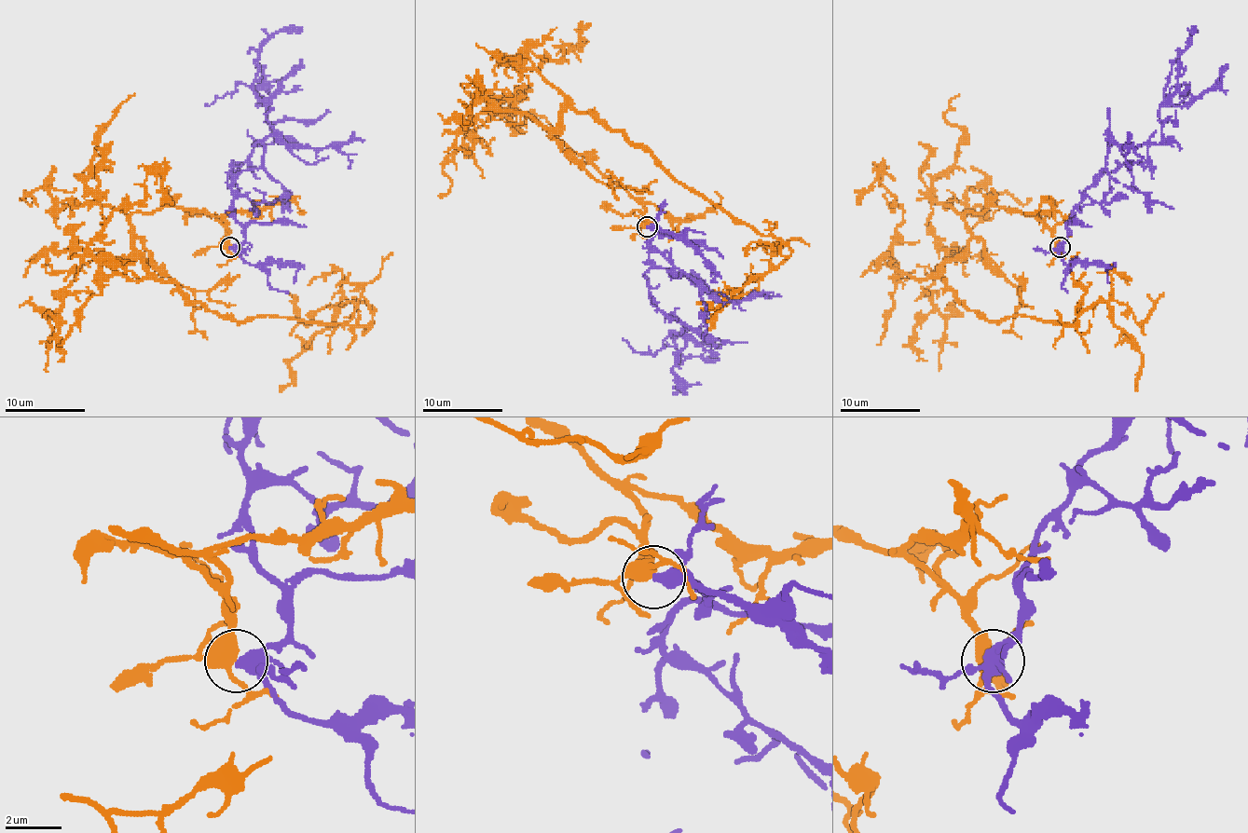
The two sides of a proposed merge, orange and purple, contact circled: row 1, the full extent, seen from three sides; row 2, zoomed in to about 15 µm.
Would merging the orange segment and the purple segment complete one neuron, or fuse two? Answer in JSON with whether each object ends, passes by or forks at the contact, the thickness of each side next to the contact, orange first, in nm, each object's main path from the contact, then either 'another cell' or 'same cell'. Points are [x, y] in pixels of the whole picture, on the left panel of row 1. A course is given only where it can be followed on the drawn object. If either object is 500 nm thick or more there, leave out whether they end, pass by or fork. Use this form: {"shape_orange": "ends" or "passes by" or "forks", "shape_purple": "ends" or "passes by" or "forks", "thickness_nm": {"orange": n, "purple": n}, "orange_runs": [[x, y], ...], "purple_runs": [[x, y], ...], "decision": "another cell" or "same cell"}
{"shape_orange": "forks", "shape_purple": "forks", "thickness_nm": {"orange": 400, "purple": 280}, "orange_runs": [[229, 247], [219, 216], [130, 216], [151, 273], [213, 313], [366, 325], [375, 311], [344, 305], [280, 391]], "purple_runs": [[229, 247], [245, 238], [227, 172], [273, 140], [267, 105], [253, 89], [257, 51], [276, 33], [302, 27]], "decision": "another cell"}

